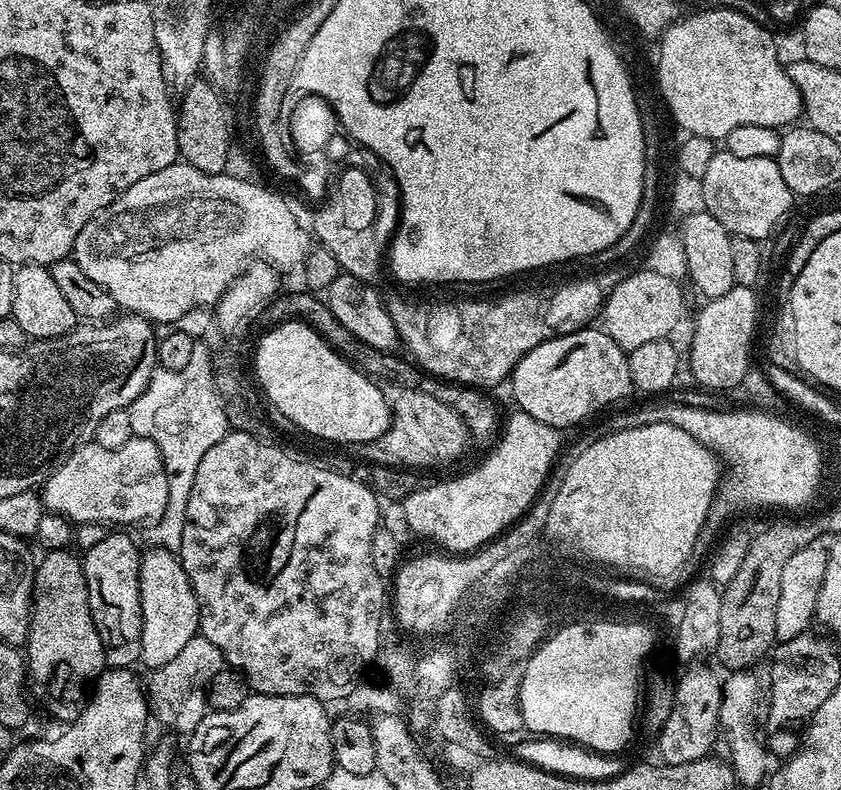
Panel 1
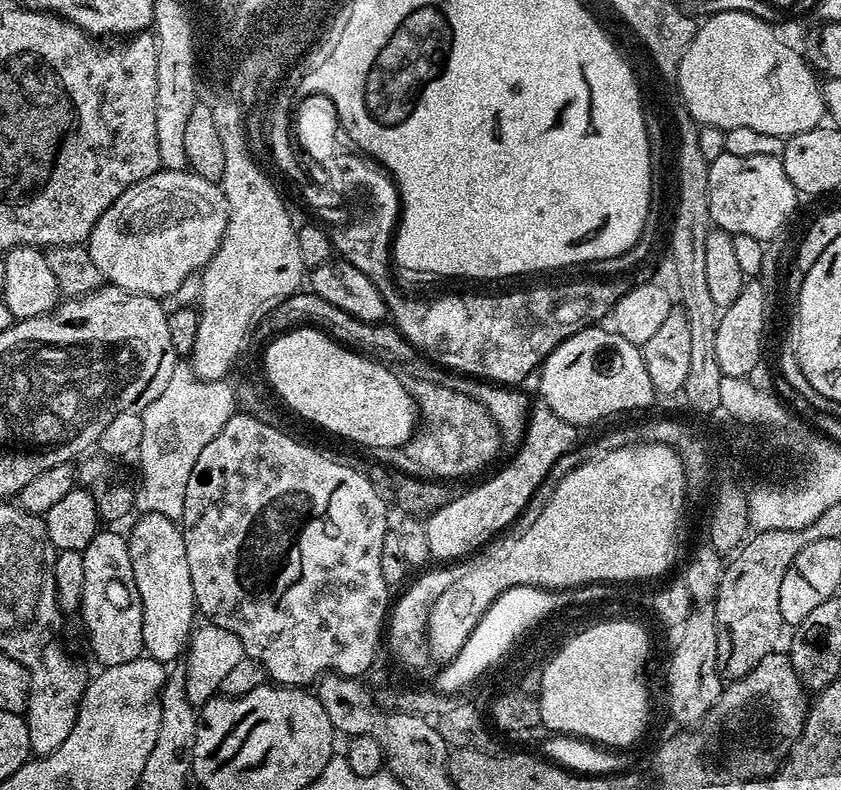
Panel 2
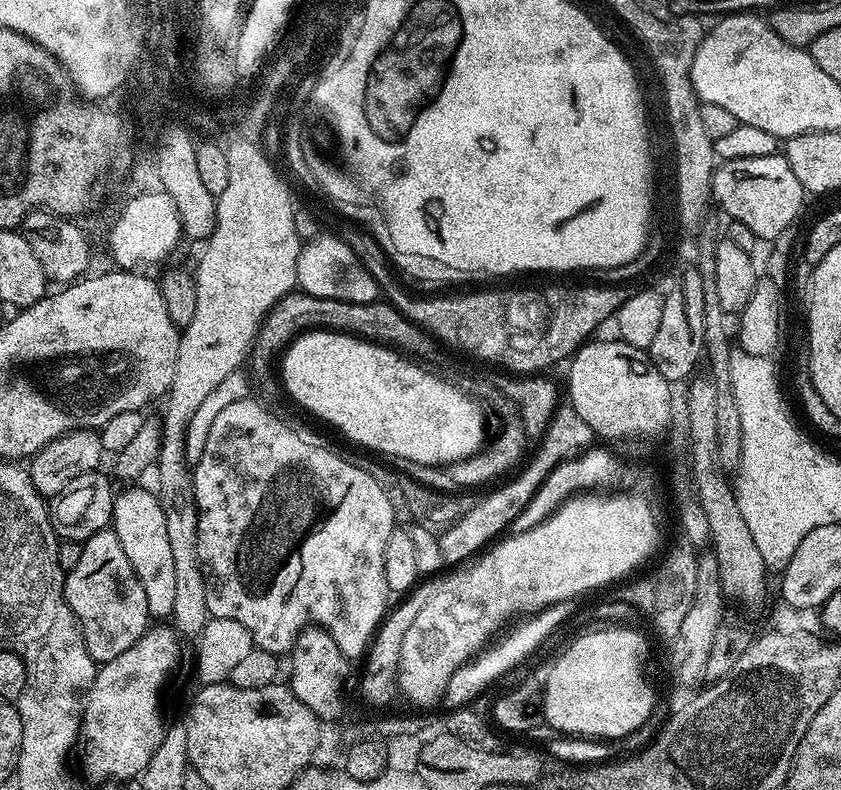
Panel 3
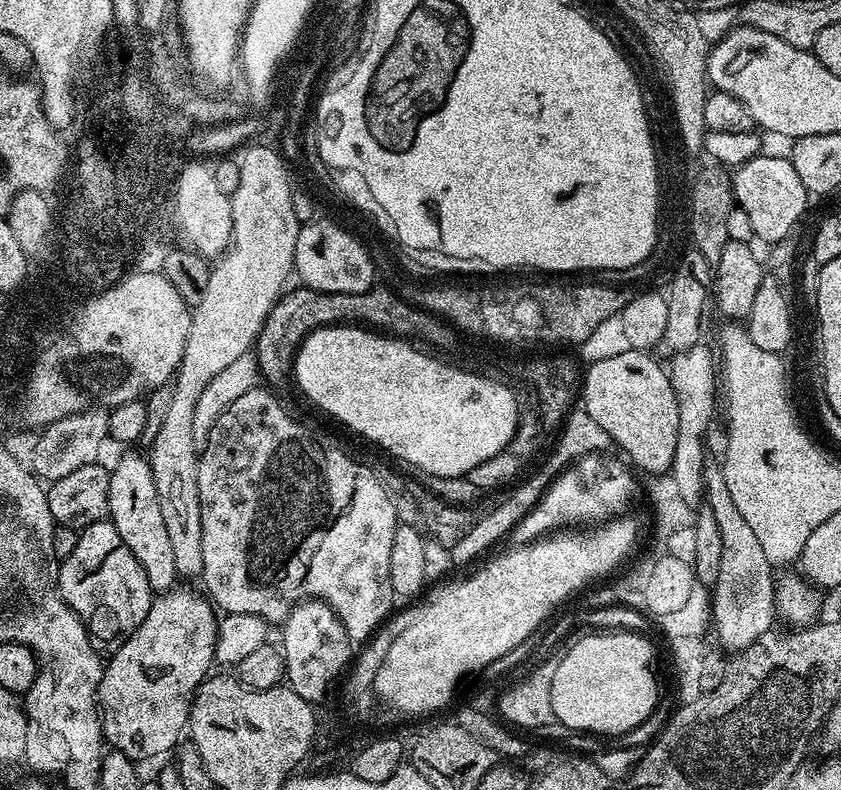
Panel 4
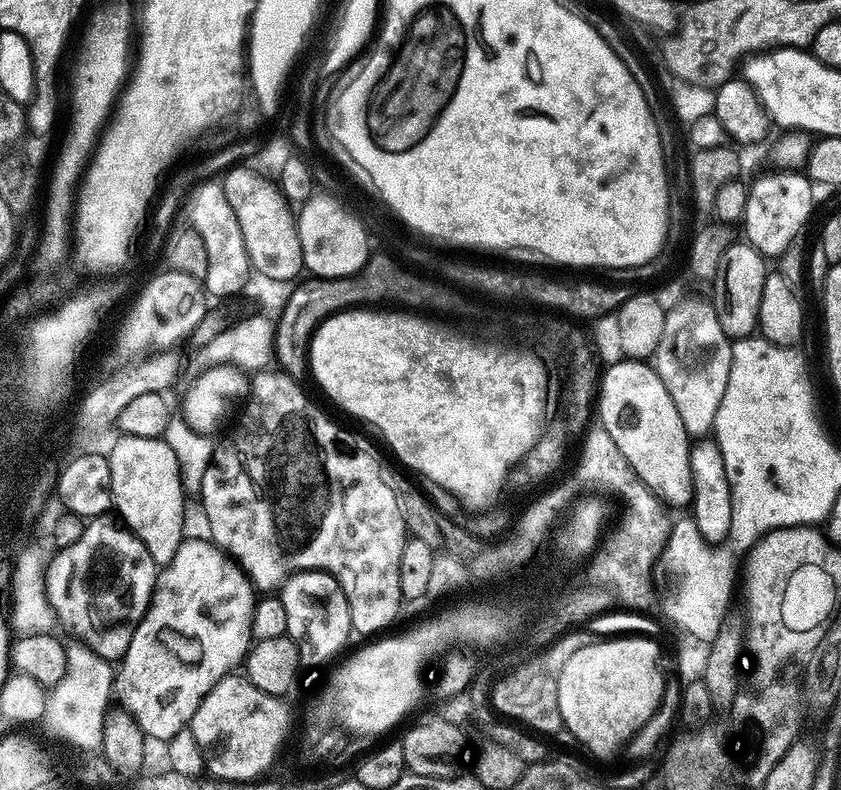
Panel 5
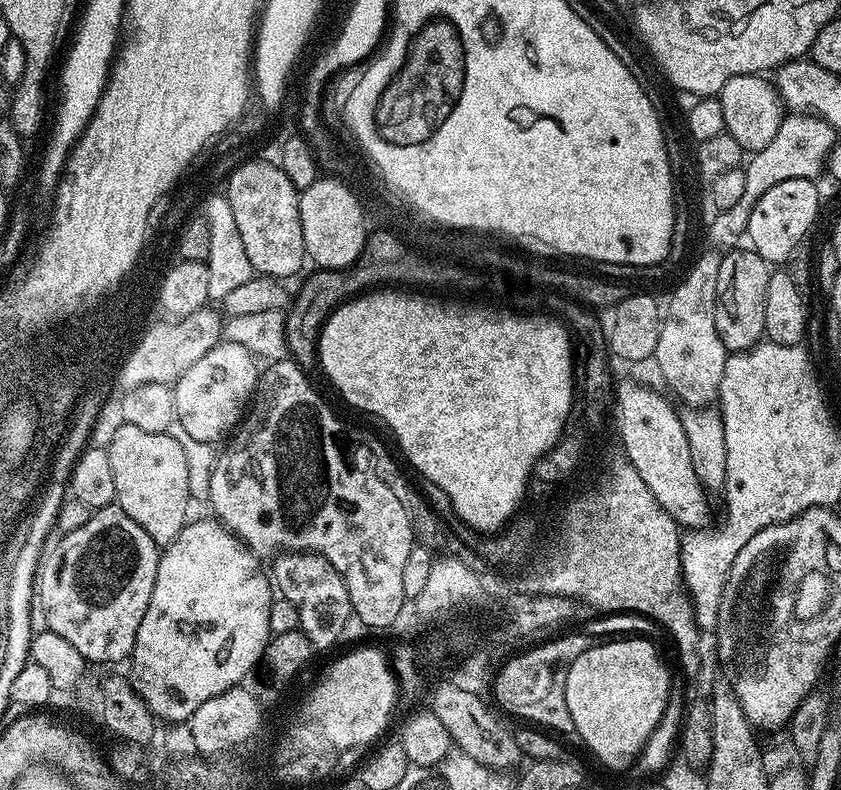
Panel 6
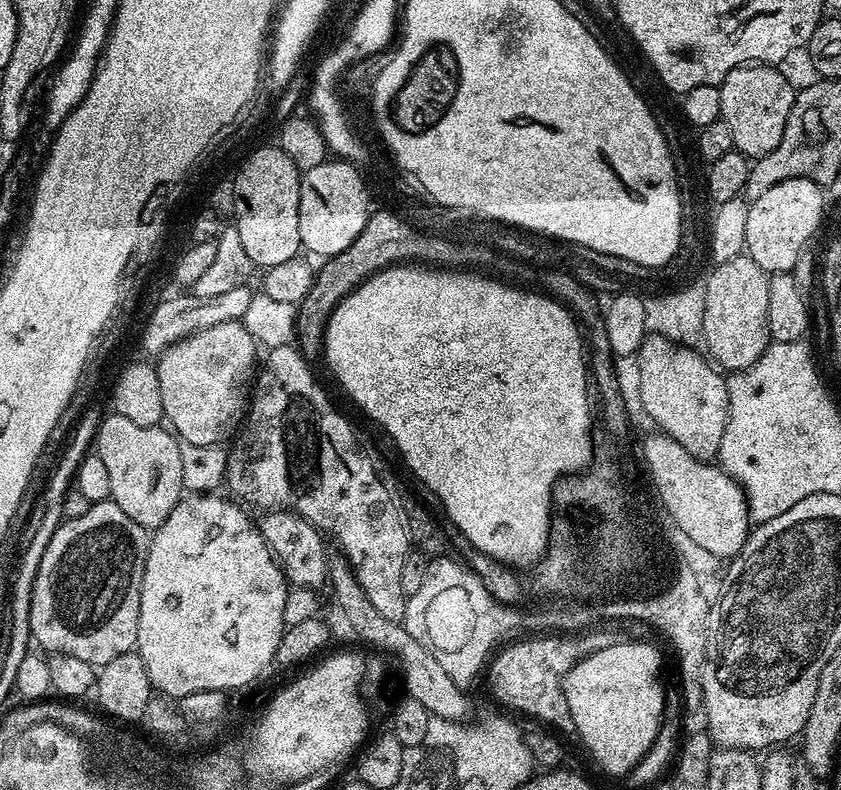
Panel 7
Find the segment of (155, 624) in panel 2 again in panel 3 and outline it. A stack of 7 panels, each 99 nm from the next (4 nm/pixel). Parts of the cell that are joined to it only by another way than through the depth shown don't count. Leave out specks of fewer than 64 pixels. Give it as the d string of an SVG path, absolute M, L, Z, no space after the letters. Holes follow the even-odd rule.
M140 486L125 487L125 492L115 497L111 527L118 534L118 542L122 542L122 550L126 550L126 558L130 558L130 566L138 582L142 582L142 590L146 590L149 617L168 618L174 610L174 589L178 583L174 576L174 550L170 550L168 519L157 493L155 496L144 488L136 487Z

